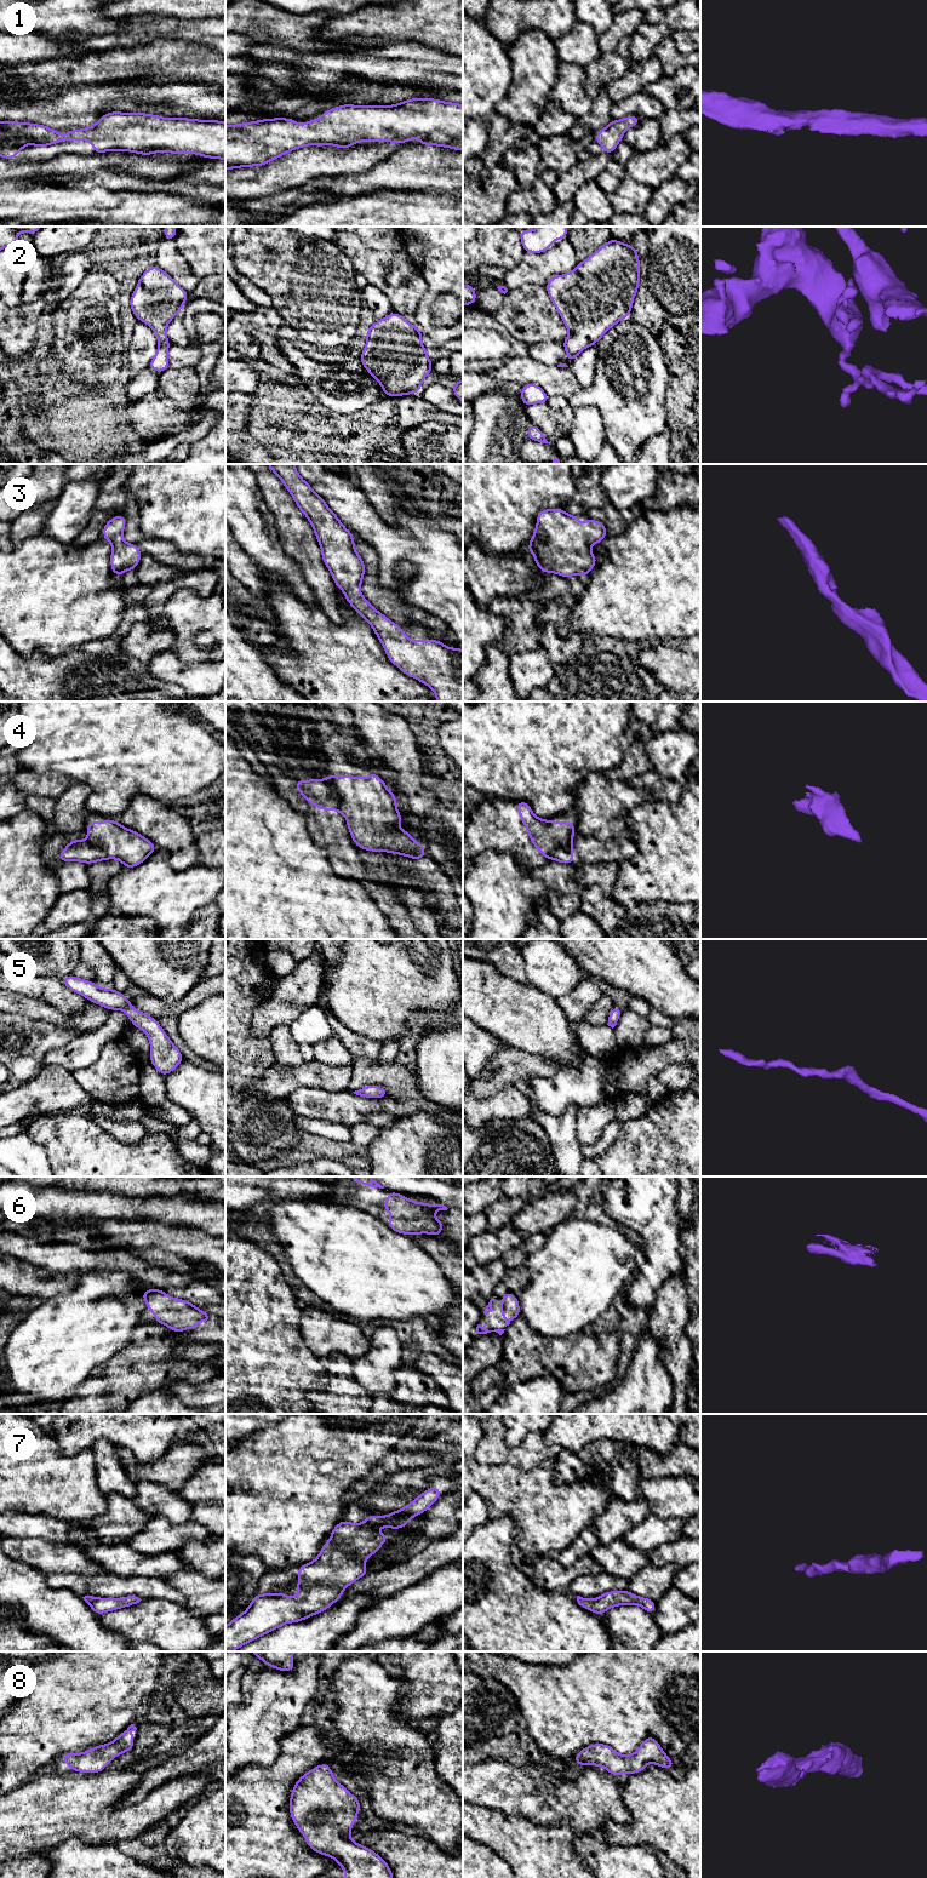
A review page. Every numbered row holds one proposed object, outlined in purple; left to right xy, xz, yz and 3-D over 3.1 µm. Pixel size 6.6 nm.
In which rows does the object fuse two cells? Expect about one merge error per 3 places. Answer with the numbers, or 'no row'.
4

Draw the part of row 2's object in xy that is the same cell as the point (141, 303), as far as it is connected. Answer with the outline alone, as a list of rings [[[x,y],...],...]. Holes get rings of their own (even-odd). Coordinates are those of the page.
[[[155,264],[138,279],[128,307],[138,321],[150,326],[158,338],[158,351],[148,368],[162,373],[170,367],[167,353],[171,342],[166,328],[188,299],[188,292]]]

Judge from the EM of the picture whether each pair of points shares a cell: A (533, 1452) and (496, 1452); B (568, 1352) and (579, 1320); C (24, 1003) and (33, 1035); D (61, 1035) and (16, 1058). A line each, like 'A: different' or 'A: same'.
A: same
B: different
C: different
D: same

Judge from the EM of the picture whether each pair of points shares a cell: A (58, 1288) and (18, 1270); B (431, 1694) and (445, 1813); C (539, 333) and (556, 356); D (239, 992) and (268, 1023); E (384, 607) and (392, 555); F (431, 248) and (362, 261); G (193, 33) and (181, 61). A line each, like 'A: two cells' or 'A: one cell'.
A: one cell
B: two cells
C: two cells
D: two cells
E: two cells
F: two cells
G: two cells

